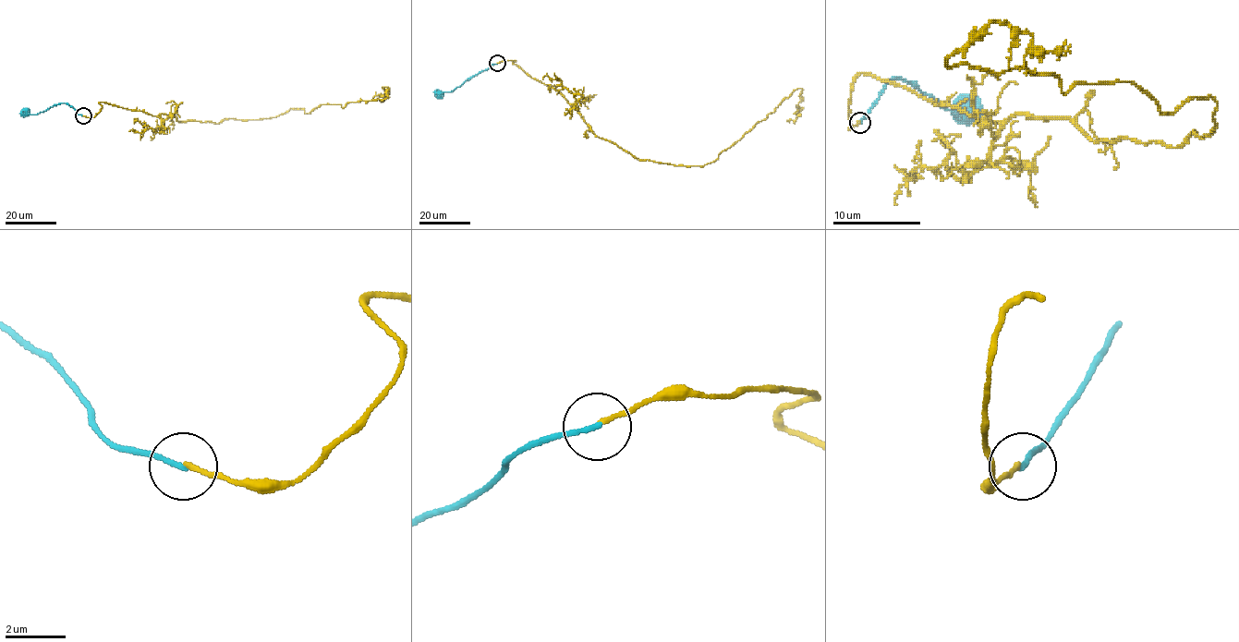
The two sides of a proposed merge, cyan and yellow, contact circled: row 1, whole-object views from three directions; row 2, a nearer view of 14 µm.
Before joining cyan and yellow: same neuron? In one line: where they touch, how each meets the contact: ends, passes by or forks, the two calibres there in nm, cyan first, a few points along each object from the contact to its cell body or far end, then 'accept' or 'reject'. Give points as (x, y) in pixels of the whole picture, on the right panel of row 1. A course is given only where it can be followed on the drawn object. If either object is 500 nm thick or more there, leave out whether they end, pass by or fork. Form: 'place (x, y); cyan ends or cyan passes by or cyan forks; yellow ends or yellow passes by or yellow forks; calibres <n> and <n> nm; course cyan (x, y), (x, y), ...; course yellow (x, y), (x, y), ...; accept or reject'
place (860, 123); cyan ends; yellow ends; calibres 150 and 150 nm; course cyan (859, 123), (890, 79), (912, 83), (958, 116), (966, 112); course yellow (859, 121), (866, 73), (1094, 140), (1212, 132), (1210, 97), (947, 64), (989, 22), (1065, 40); reject

